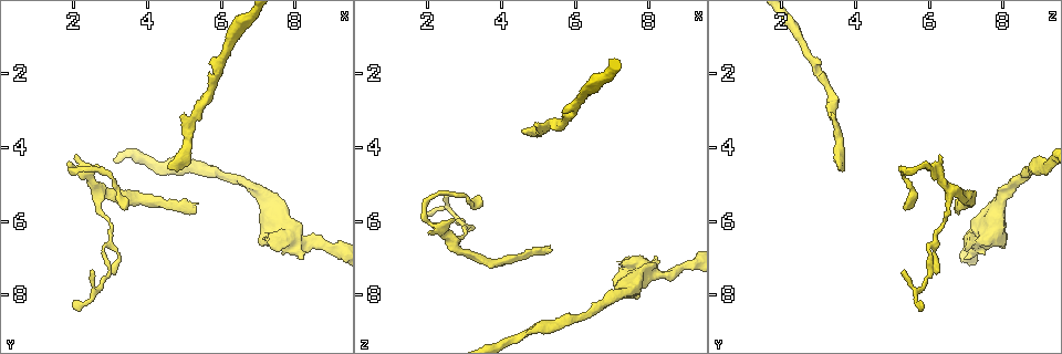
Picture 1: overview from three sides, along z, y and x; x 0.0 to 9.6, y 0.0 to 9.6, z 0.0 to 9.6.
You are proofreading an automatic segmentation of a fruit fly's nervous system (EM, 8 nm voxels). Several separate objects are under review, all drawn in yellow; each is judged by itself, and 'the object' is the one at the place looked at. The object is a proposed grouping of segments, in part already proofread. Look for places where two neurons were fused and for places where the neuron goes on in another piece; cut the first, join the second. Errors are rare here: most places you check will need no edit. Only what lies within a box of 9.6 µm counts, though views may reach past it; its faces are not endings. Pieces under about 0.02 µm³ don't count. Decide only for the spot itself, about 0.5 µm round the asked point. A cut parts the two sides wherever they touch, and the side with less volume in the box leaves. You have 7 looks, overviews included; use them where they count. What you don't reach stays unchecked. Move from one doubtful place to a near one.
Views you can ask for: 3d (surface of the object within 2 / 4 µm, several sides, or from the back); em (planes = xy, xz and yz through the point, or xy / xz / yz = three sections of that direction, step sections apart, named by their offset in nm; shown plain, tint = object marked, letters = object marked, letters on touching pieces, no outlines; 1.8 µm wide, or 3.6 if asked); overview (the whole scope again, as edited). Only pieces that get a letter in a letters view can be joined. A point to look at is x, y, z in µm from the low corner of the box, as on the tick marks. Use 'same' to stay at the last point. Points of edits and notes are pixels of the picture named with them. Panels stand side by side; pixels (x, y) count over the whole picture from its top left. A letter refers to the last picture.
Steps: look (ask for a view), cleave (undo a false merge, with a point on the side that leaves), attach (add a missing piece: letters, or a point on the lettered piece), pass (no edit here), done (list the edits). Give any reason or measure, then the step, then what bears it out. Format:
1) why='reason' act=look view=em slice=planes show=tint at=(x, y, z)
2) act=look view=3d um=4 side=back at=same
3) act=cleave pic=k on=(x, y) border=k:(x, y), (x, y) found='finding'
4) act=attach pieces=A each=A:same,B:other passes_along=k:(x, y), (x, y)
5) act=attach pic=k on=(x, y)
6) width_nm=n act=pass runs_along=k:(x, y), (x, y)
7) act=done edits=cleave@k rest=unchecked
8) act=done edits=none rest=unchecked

why='free end' act=look view=3d um=2 at=(4.65, 4.65, 3.60)

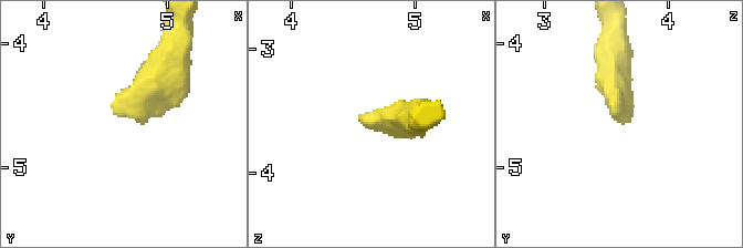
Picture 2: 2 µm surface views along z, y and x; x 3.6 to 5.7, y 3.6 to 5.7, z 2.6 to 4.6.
act=look view=em slice=yz step=8 show=letters at=(4.58, 4.60, 3.60)

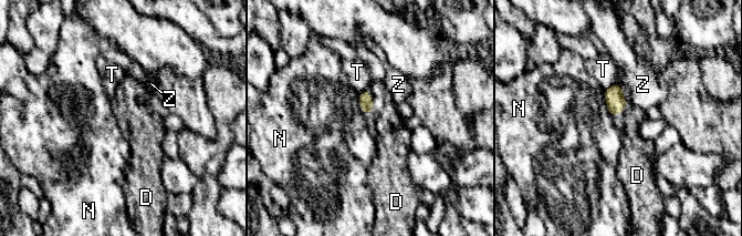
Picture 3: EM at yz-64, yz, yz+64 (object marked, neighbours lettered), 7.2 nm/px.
why='cut it another way' act=look view=em slice=planes show=letters at=same

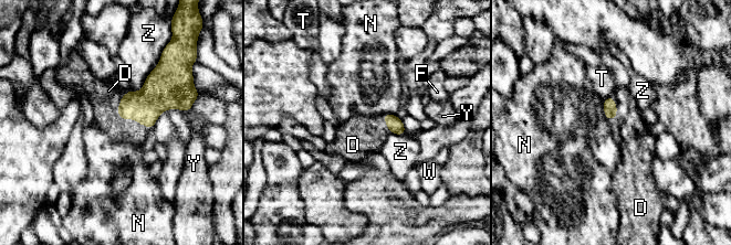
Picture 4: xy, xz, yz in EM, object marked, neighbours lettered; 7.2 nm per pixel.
longest_contact=Z:340nm act=attach pic=4 on=(634, 130) each=D:same,F:other,N:other,T:other,W:other,Y:other,Z:other found='the neuron continues'

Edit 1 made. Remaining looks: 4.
act=look view=overview

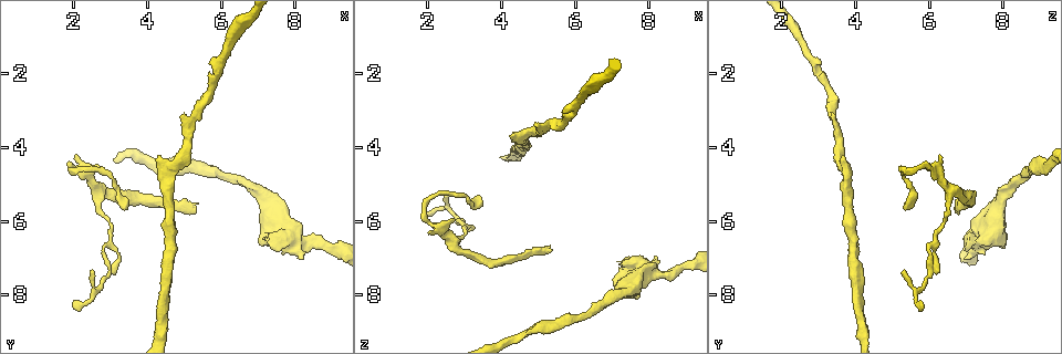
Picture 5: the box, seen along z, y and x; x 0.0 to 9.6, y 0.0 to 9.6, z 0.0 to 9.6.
why='tapers out' act=look view=em slice=planes show=letters at=(3.40, 5.65, 5.45)

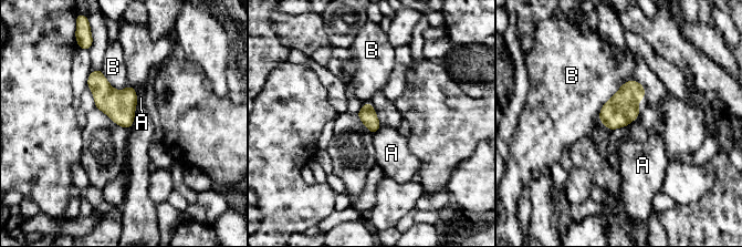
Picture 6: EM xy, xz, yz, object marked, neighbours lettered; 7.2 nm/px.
act=pass each=A:other,B:other border=6:(382, 125), (374, 134) found='none of them fits'

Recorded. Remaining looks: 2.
why='branch stops here' act=look view=3d um=2 side=back at=(2.00, 4.15, 6.25)

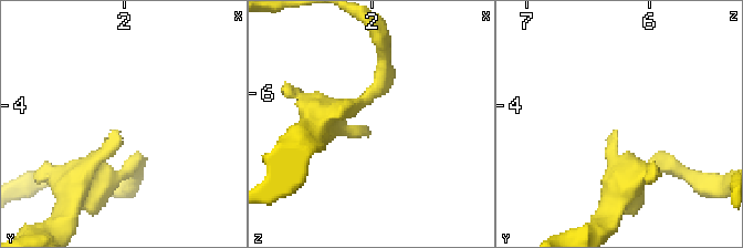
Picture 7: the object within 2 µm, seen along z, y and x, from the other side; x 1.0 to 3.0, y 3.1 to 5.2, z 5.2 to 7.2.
why='need the tissue' act=look view=em slice=yz step=8 show=letters at=(2.06, 4.20, 6.26)

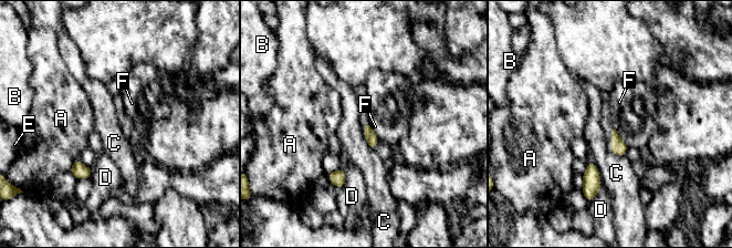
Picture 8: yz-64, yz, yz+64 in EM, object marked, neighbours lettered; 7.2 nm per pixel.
longest_contact=C:180nm act=pass each=A:other,B:other,C:other,D:other,E:other,F:other found='none of them fits'

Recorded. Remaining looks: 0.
act=done edits=attach@4 rest=unchecked

